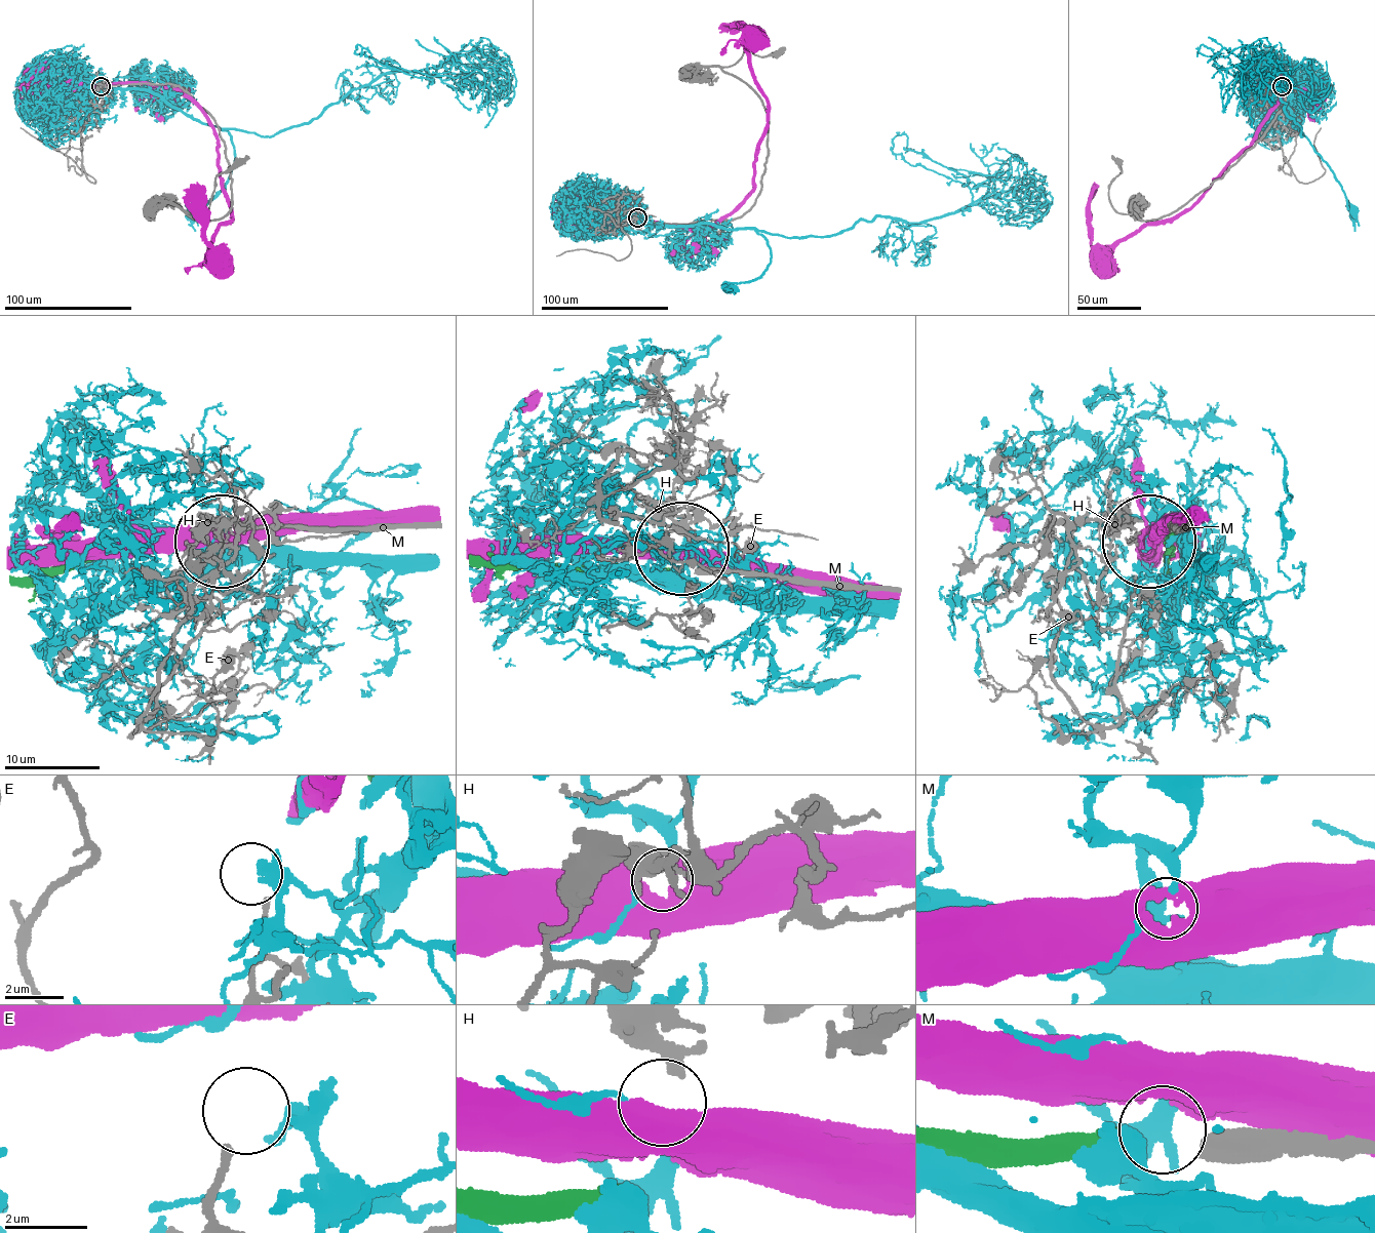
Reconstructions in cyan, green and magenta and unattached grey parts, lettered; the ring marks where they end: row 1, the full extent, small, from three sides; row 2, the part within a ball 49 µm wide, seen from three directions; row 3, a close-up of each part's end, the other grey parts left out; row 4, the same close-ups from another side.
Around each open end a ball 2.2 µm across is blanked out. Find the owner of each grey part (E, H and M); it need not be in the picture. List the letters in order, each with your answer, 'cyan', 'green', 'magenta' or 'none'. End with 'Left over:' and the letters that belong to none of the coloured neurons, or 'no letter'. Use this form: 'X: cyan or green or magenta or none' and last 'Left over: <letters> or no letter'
E: none
H: cyan
M: green
Left over: E

